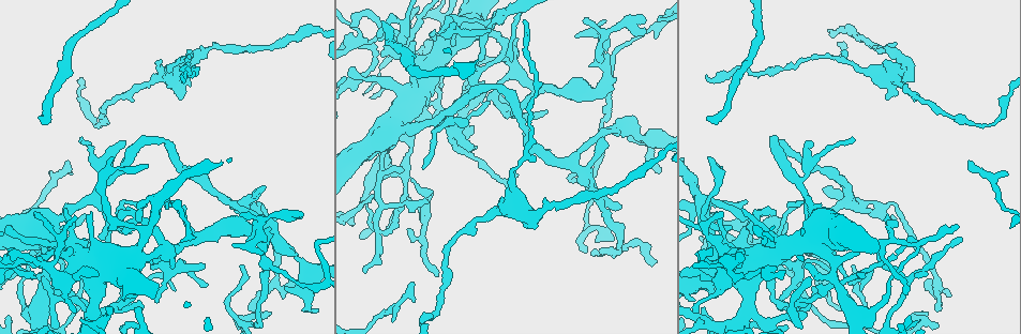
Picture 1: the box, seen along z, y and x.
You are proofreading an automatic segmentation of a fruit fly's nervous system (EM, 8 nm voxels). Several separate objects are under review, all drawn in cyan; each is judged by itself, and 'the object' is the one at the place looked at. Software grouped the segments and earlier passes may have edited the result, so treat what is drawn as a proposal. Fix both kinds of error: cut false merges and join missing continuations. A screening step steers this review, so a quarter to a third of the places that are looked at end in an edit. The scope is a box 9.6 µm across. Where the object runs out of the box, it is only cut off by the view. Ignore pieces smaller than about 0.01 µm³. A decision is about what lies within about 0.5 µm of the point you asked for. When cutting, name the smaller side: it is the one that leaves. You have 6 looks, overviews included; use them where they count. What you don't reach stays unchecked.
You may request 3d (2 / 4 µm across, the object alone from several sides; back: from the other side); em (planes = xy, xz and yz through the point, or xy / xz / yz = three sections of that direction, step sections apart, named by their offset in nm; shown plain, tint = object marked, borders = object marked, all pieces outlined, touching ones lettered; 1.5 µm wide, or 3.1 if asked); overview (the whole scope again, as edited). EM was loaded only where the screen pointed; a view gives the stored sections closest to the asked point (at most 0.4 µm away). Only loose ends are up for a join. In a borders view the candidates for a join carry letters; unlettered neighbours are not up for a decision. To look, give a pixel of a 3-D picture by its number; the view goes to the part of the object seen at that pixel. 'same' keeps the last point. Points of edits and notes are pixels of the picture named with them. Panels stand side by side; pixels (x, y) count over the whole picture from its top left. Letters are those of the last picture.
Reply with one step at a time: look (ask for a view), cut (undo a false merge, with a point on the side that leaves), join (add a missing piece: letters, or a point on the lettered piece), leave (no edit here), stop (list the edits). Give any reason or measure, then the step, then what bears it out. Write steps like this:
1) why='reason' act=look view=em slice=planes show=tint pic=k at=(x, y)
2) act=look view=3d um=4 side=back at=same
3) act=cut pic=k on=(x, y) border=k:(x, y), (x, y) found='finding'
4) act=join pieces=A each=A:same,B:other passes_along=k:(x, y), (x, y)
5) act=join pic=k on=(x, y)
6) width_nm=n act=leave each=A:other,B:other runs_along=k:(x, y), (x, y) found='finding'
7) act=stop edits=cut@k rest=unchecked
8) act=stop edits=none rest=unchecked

act=look view=em um=3.1 slice=yz step=16 show=tint pic=1 at=(252, 209)

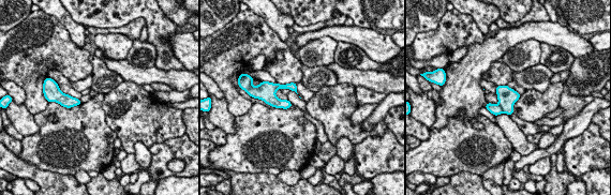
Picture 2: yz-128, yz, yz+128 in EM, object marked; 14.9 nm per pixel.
why='cut it another way' act=look view=em um=3.1 slice=planes show=borders at=same

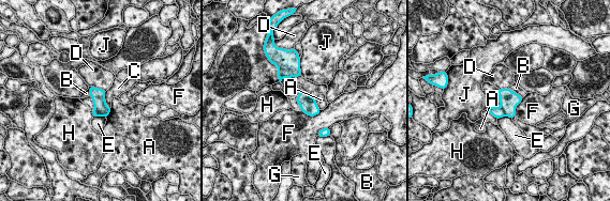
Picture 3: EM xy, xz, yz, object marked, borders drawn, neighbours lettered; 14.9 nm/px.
width_nm=220 act=leave each=A:other,B:other,C:other,D:other,E:other,F:other,G:other,H:other,J:other found='continuous, no second cell'

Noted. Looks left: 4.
why='an open end' act=look view=em slice=planes show=plain pic=1 at=(947, 297)

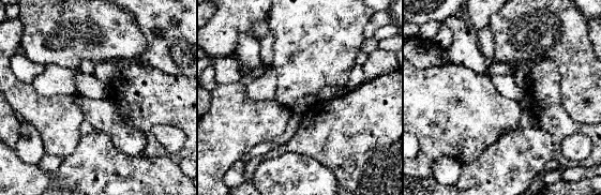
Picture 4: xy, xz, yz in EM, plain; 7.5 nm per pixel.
why='see the neighbours' act=look view=em slice=planes show=borders at=same

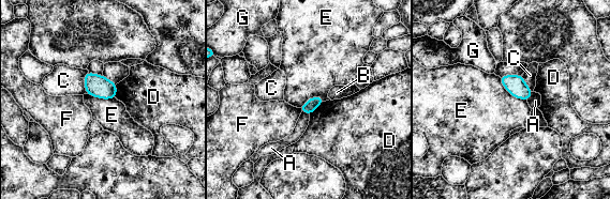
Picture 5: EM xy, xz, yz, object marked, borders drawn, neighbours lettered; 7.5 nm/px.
act=leave each=A:other,B:other,C:other,D:other,E:other,F:other,G:other border=5:(497, 76), (509, 93), (526, 101) found='none of them fits'

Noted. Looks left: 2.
act=look view=em slice=xy step=4 show=tint pic=1 at=(886, 99)

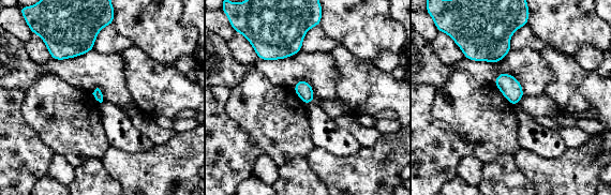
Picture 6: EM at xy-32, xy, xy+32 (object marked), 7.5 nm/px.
act=look view=em slice=planes show=borders at=same

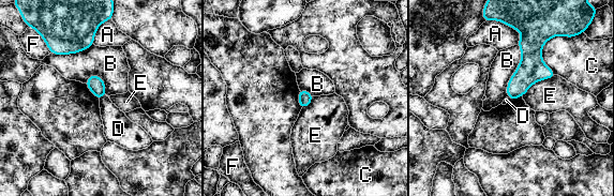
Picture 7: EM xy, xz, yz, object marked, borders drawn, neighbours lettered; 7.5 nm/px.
act=leave each=A:other,B:other,C:other,D:other,E:other,F:other border=7:(105, 94), (99, 99) found='none of them fits'

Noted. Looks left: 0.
act=stop edits=none rest=unchecked

